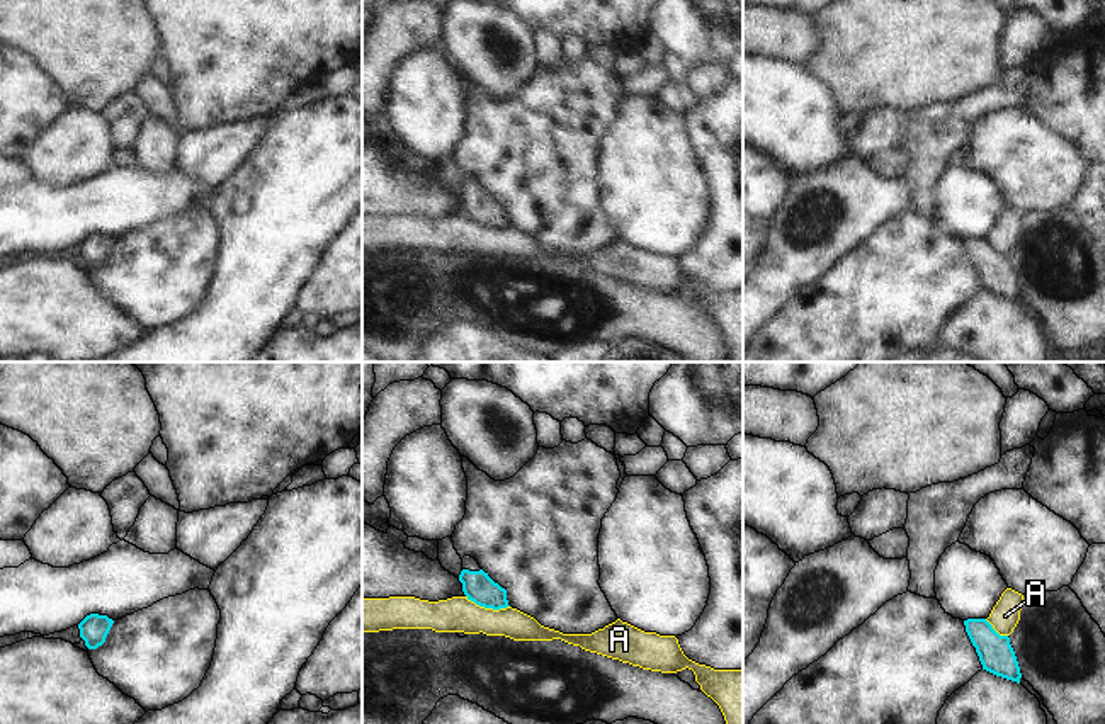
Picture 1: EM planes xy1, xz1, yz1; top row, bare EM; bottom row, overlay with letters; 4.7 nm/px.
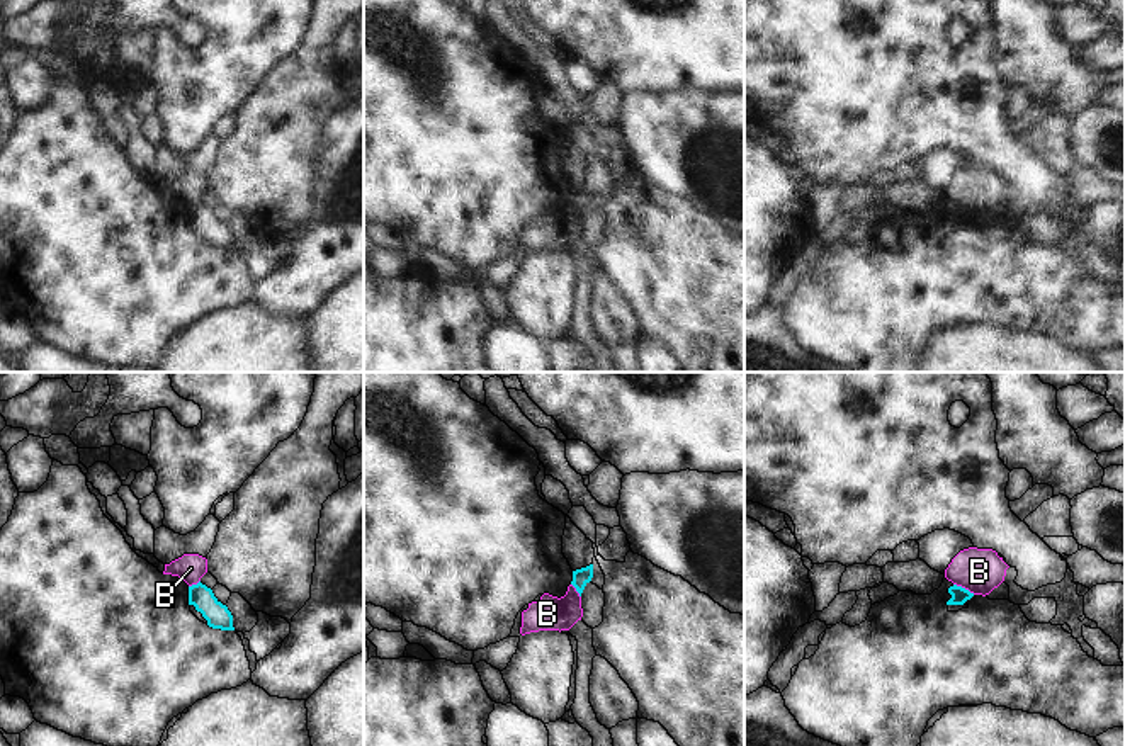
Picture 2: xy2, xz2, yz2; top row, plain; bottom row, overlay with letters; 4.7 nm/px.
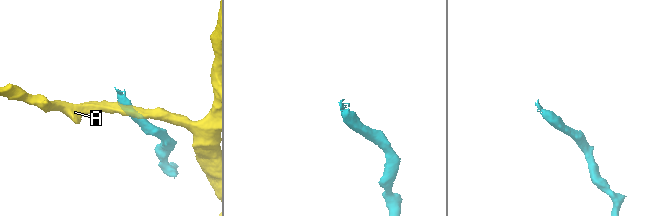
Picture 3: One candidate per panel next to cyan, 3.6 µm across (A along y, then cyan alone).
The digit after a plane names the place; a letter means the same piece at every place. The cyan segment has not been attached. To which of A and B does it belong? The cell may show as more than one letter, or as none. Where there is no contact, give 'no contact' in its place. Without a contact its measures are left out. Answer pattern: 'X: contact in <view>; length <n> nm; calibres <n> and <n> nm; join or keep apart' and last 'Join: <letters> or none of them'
A: contact in xz1; length 220 nm; calibres 150 and 170 nm; keep apart
B: contact in yz2; length 120 nm; calibres 80 and 200 nm; keep apart
Join: none of them

